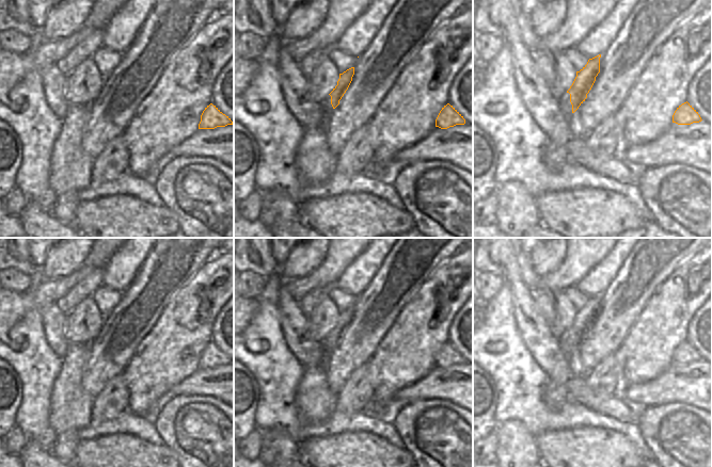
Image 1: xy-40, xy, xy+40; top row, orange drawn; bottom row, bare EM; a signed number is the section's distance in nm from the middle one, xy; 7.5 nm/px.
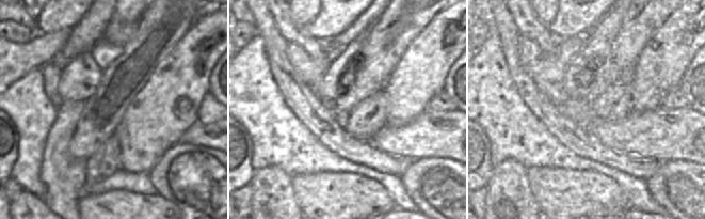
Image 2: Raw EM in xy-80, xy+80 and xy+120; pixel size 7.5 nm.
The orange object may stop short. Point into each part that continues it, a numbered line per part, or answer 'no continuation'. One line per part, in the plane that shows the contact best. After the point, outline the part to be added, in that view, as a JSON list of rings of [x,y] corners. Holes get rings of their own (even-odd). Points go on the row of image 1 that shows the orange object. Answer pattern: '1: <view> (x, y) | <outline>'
no continuation

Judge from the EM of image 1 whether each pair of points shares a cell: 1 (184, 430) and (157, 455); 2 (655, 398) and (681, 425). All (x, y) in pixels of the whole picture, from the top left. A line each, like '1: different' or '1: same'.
1: different
2: different

